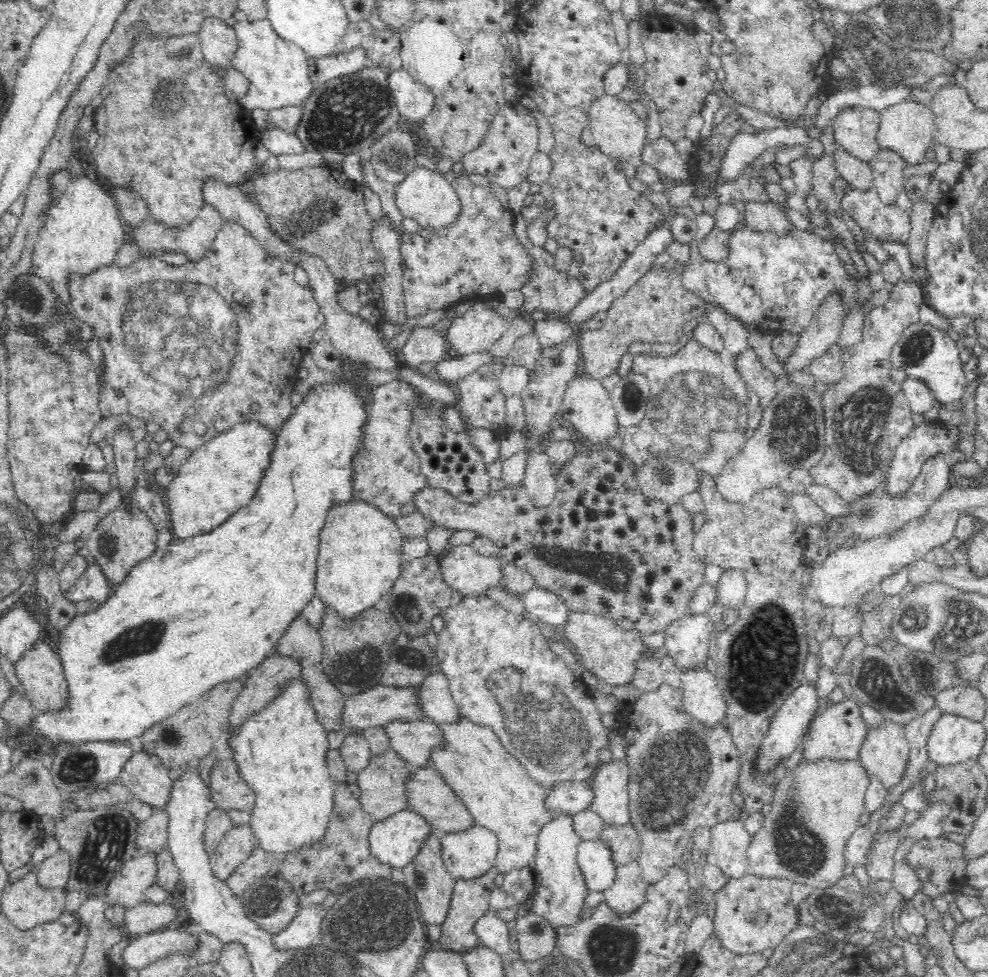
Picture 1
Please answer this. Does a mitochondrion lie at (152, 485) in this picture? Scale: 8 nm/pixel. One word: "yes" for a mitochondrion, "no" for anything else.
no

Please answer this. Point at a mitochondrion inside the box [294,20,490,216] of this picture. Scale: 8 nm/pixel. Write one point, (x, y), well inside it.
(348, 113)

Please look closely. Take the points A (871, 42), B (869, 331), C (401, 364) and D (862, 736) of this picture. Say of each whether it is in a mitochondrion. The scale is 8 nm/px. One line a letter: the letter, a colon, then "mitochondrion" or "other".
A: mitochondrion
B: other
C: other
D: other

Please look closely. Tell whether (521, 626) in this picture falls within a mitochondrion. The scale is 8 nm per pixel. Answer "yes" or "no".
no

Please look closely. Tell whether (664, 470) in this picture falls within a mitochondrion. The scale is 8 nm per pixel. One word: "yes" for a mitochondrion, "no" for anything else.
yes

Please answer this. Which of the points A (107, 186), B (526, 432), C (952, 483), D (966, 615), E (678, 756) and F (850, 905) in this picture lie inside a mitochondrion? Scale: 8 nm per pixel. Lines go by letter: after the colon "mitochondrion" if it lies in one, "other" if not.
A: other
B: other
C: other
D: mitochondrion
E: mitochondrion
F: other

